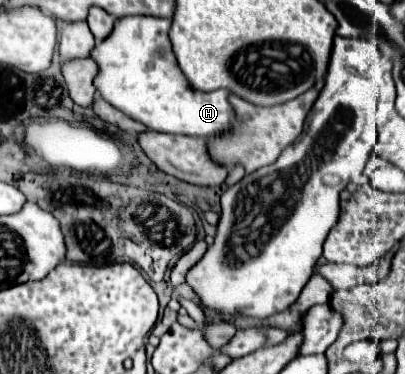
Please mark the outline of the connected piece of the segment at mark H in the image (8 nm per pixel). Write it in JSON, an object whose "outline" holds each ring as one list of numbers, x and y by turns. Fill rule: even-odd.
{"outline":[[125,17,123,21,117,21,111,37,97,43,95,53,91,55,101,69,95,79,99,95,151,131,207,139,231,131,235,127,235,111,229,103,229,91,217,89,203,93,187,85,175,65,175,55,171,53,167,37,169,27,171,19,157,17]]}

